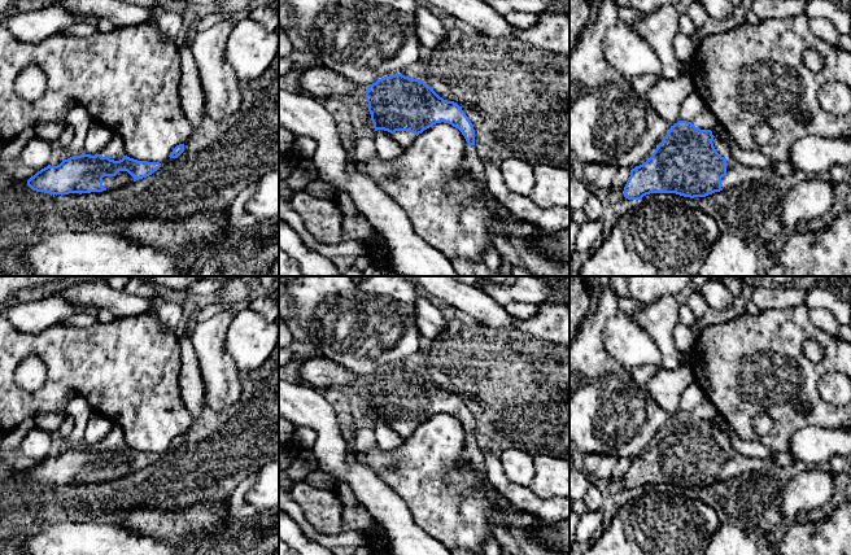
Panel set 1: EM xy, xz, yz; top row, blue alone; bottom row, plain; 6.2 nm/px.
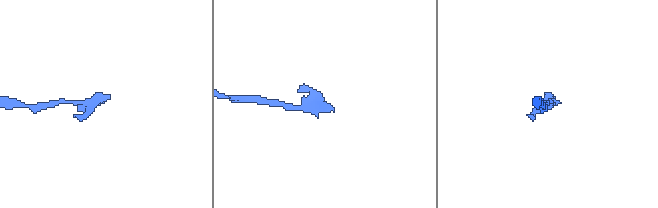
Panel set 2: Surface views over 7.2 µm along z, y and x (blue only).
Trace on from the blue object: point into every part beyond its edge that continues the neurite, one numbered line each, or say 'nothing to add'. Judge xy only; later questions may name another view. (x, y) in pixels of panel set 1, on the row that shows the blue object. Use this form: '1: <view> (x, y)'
1: xy (122, 178)

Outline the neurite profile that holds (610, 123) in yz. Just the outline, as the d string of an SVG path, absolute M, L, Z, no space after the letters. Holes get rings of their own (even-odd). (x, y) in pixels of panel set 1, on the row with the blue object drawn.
M605 0L597 21L581 30L576 45L569 52L569 156L584 165L608 163L632 170L651 157L671 124L655 113L647 99L638 95L629 79L603 56L603 36L619 19L617 3Z

